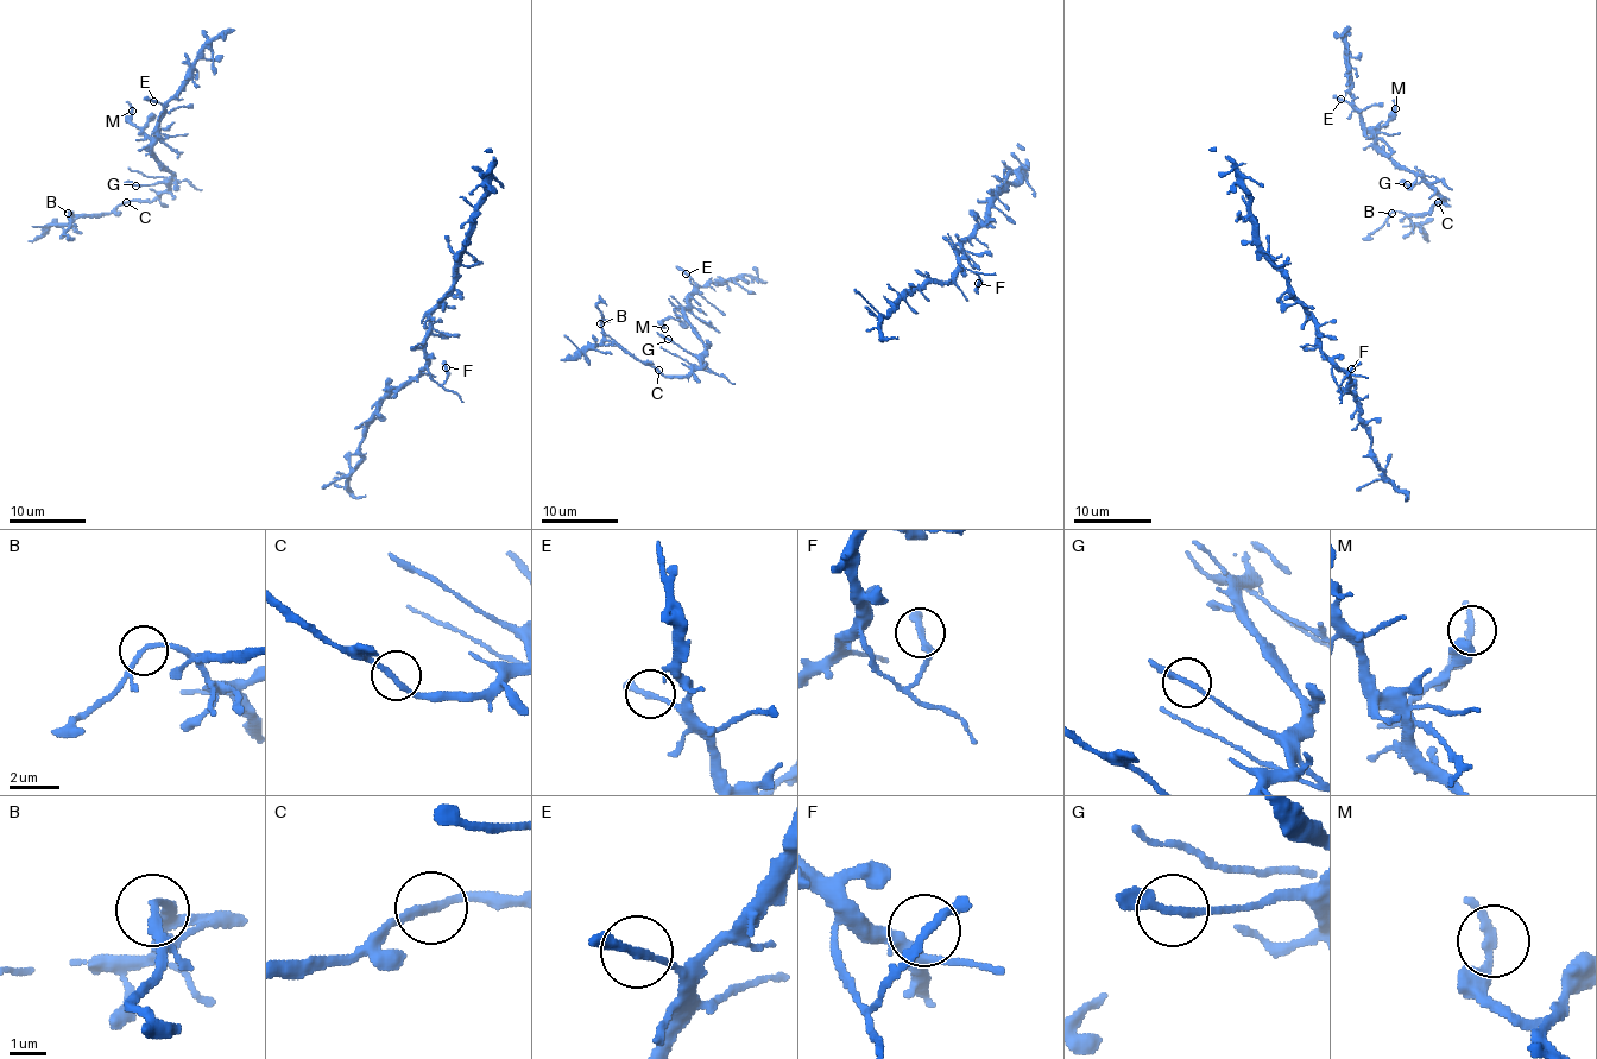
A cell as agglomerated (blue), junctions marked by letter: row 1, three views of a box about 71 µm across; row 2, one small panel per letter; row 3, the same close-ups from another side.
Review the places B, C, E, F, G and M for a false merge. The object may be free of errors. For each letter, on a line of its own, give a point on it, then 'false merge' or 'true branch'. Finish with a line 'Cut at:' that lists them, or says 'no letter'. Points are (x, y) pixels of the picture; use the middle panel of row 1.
B: place (600, 323); true branch
C: place (658, 370); true branch
E: place (686, 273); true branch
F: place (978, 283); true branch
G: place (668, 339); true branch
M: place (664, 328); true branch
Cut at: no letter

